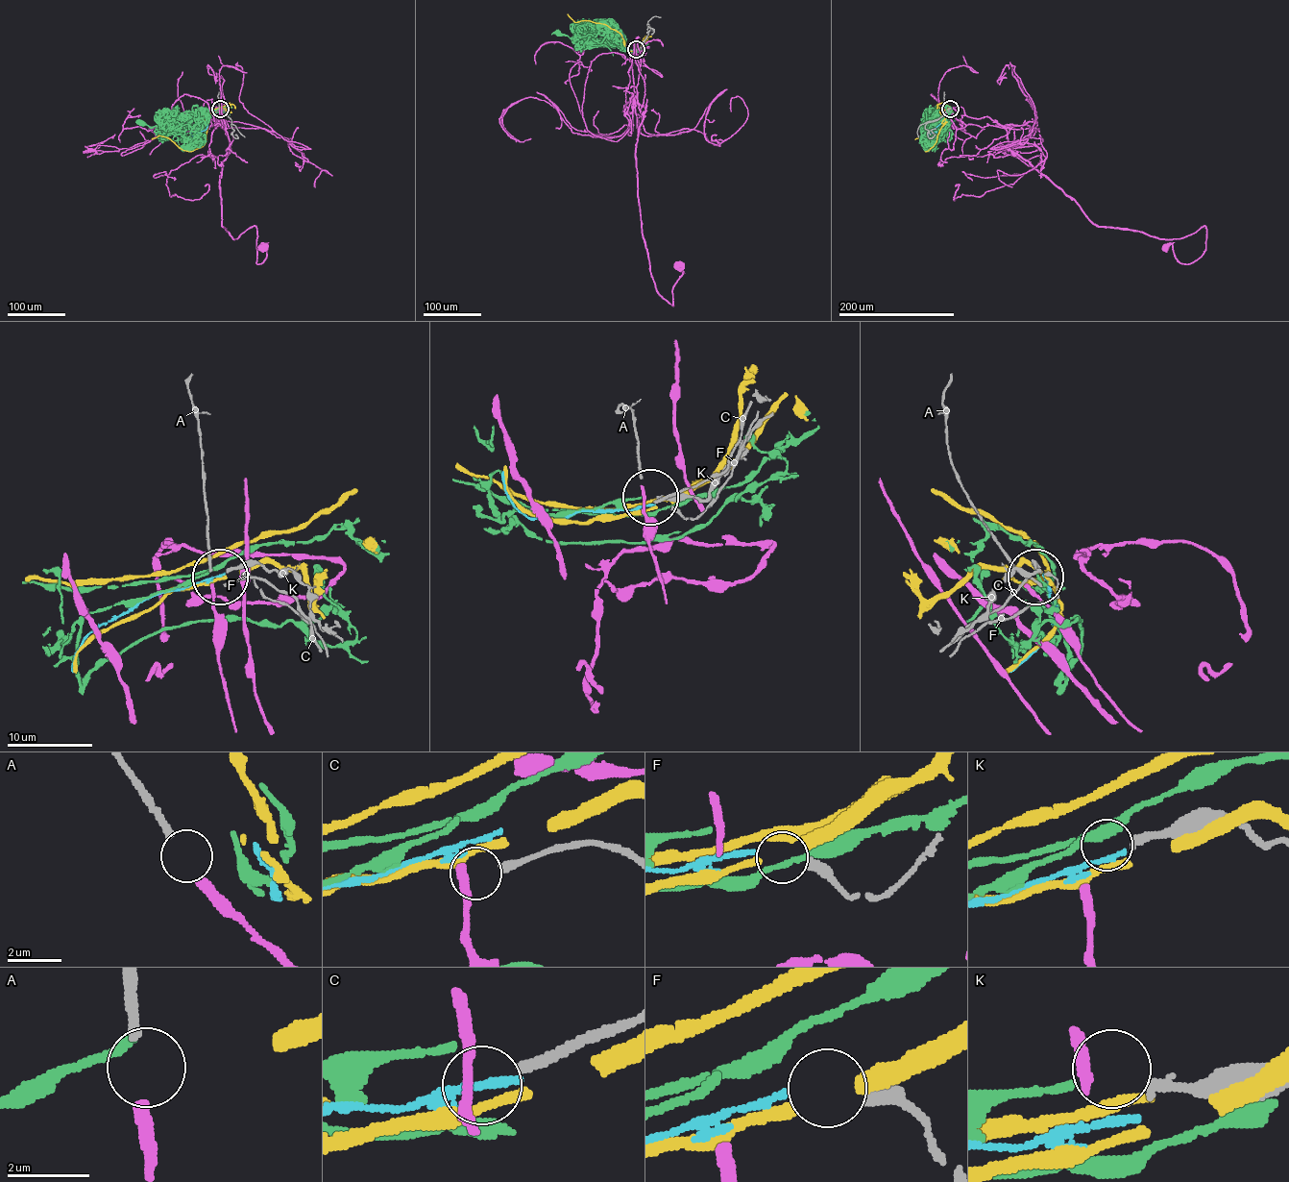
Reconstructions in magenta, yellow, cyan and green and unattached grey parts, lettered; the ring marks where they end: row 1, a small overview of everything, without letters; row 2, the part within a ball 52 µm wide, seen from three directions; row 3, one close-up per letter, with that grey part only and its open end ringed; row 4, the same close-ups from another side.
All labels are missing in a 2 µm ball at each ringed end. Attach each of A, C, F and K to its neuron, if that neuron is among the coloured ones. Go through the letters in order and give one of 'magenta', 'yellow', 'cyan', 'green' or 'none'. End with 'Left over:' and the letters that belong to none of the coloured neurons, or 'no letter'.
A: magenta
C: none
F: cyan
K: green
Left over: C

